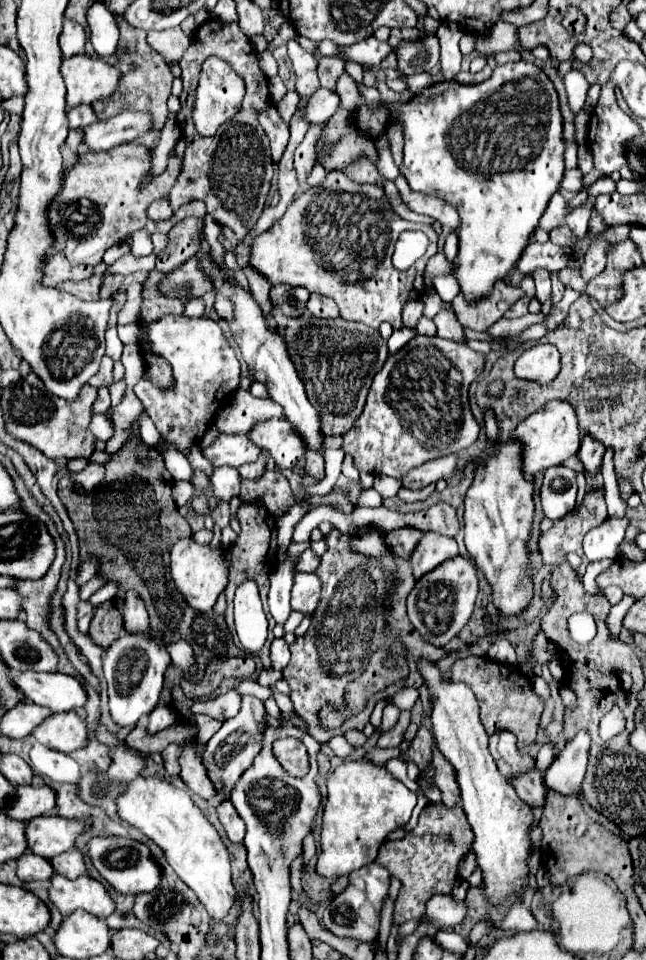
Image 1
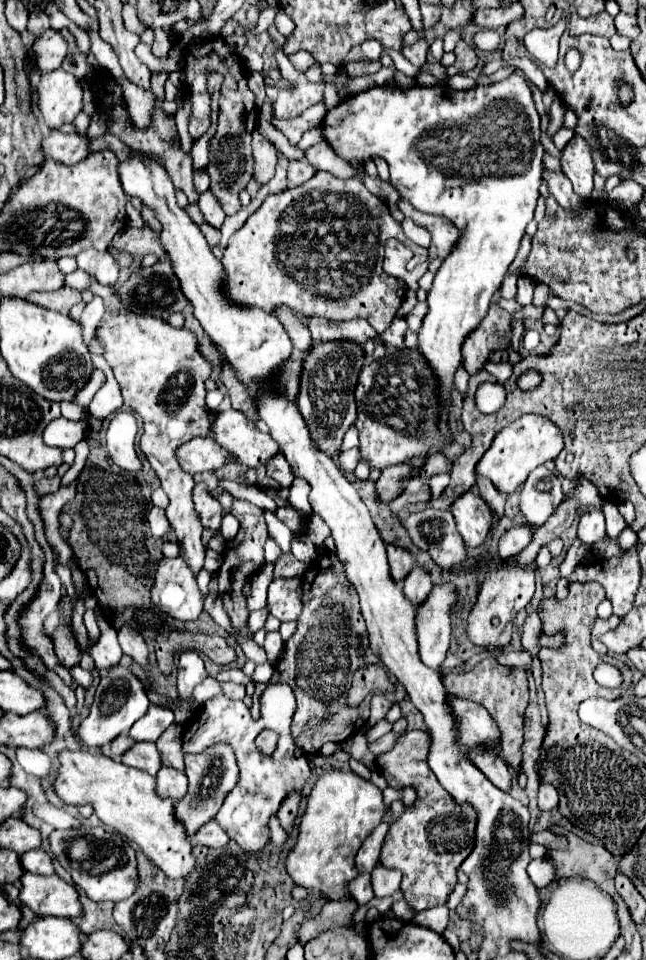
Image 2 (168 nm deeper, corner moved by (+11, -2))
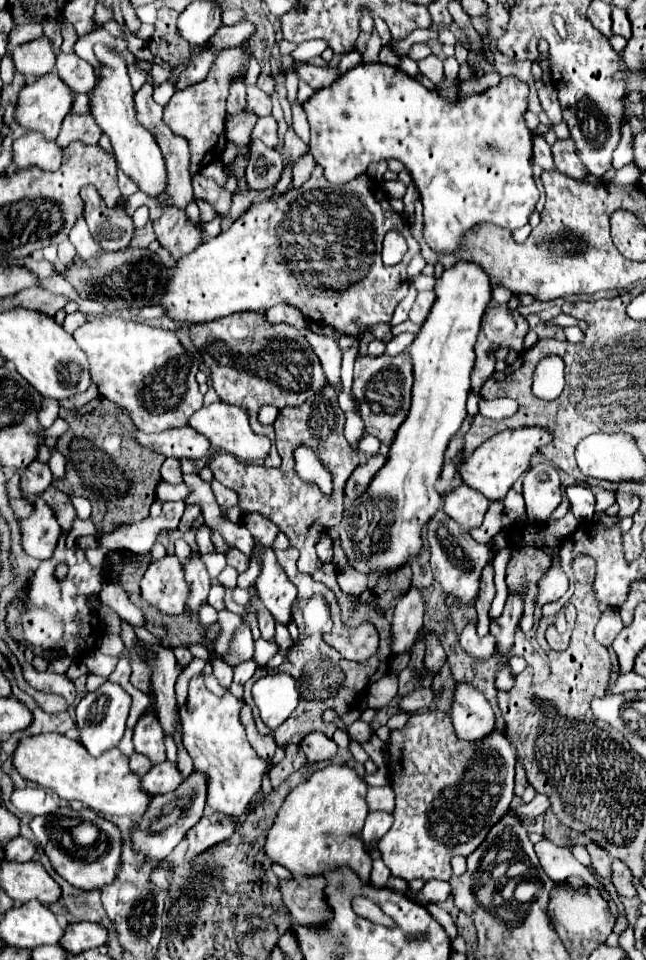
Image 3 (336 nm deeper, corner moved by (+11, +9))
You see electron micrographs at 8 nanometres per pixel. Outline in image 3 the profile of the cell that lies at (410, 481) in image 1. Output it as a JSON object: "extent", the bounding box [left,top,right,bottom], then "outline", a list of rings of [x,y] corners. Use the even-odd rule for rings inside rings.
{"extent":[345,455,387,499],"outline":[[[373,455],[373,457],[369,457],[363,465],[359,465],[359,467],[351,473],[351,477],[349,477],[347,485],[345,485],[345,495],[347,495],[349,499],[361,497],[361,495],[367,491],[367,487],[369,487],[369,483],[371,483],[371,479],[375,477],[375,473],[377,473],[385,463],[387,463],[387,457],[385,457],[385,455]]]}

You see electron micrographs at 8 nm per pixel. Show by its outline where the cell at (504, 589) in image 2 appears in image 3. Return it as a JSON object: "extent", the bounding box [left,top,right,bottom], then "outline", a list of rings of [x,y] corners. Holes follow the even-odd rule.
{"extent":[459,623,497,657],"outline":[[[467,623],[467,627],[459,635],[459,643],[473,657],[491,657],[495,653],[495,645],[497,645],[495,637],[491,633],[487,633],[485,637],[479,637],[475,623]]]}

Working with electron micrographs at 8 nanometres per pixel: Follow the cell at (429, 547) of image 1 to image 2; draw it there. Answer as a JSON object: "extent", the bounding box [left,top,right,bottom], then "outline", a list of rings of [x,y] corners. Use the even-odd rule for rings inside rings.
{"extent":[403,566,433,608],"outline":[[[415,566],[409,572],[409,576],[403,580],[403,594],[415,608],[419,604],[423,604],[423,600],[427,600],[431,588],[433,588],[433,584],[431,584],[431,578],[429,578],[429,572],[419,568],[419,566]]]}

